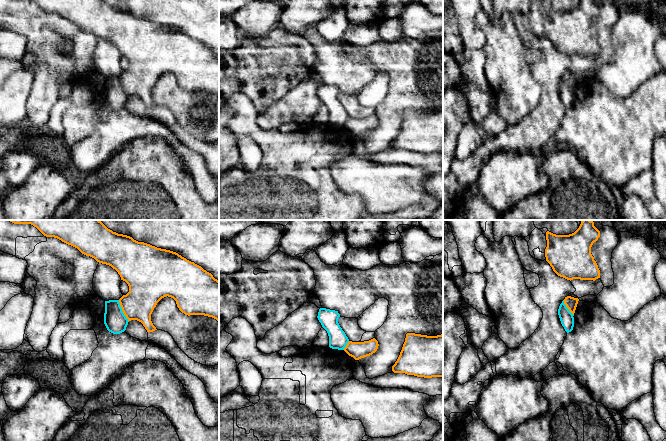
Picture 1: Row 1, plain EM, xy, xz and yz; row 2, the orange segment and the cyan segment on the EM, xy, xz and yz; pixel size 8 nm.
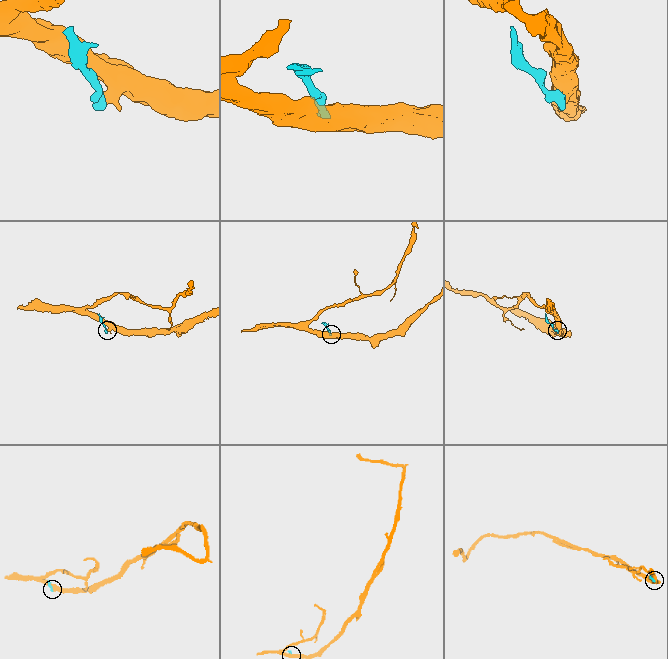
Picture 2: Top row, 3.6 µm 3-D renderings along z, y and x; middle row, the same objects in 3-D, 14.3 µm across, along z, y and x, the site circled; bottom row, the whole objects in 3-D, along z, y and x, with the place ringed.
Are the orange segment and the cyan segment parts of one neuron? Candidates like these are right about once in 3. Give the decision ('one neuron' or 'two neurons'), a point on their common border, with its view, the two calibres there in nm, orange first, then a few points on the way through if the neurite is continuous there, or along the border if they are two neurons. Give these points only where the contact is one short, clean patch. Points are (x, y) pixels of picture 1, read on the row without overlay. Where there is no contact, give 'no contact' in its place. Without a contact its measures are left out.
two neurons | xy (122, 86) | 280/180 nm | along xy (118, 76), (121, 86), (128, 97)

